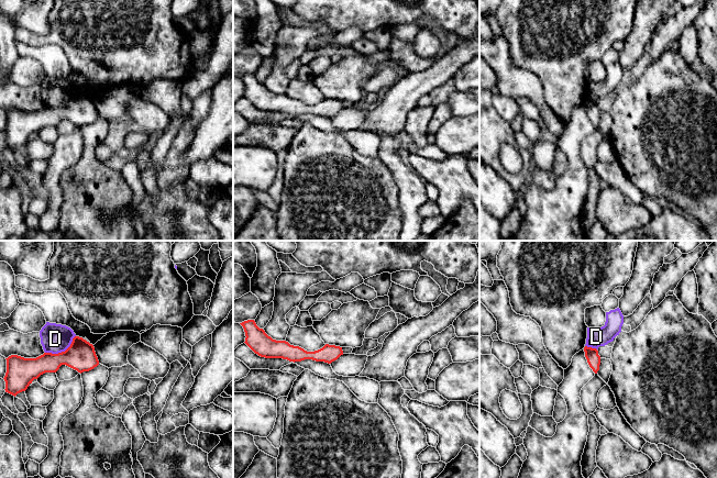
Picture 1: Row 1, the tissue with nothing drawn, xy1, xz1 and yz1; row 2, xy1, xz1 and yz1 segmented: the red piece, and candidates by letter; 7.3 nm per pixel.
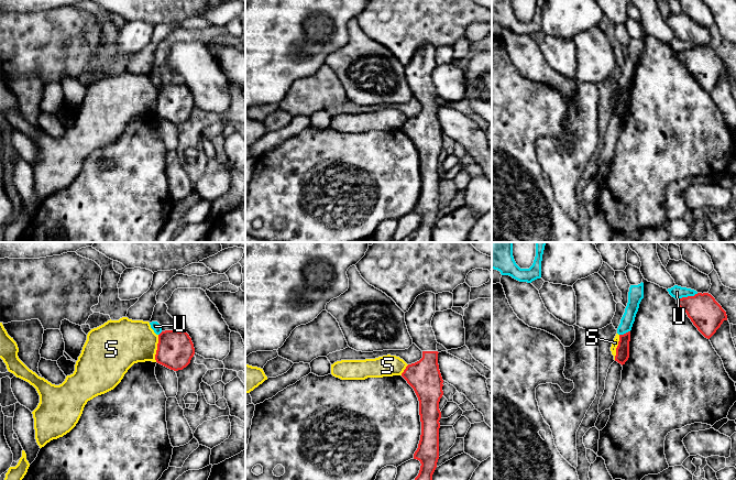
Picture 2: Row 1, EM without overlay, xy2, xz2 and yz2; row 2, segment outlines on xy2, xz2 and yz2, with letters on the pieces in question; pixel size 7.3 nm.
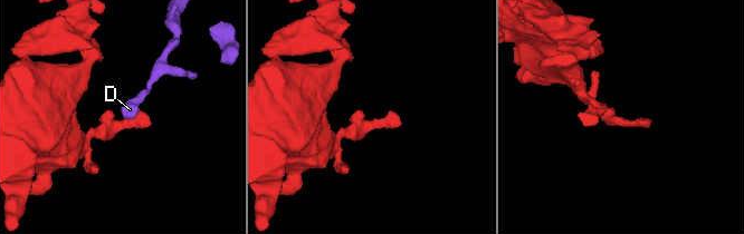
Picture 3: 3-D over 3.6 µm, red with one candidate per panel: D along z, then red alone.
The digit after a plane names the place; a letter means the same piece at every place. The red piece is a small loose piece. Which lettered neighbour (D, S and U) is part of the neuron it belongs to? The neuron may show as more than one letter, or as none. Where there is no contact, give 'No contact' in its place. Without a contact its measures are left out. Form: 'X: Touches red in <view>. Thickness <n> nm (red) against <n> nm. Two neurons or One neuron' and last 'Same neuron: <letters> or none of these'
D: Touches red in xy1. Thickness 220 nm (red) against 220 nm. Two neurons
S: Touches red in xy2. Thickness 280 nm (red) against 340 nm. Two neurons
U: Touches red in yz2. Thickness 240 nm (red) against 90 nm. Two neurons
Same neuron: none of these

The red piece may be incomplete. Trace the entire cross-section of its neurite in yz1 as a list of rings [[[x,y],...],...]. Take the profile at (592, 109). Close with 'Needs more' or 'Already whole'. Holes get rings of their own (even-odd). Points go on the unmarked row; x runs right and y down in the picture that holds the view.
[[[585,100],[584,105],[589,121],[595,127],[597,127],[600,119],[600,110],[598,109],[598,104],[596,102]]]. Already whole

